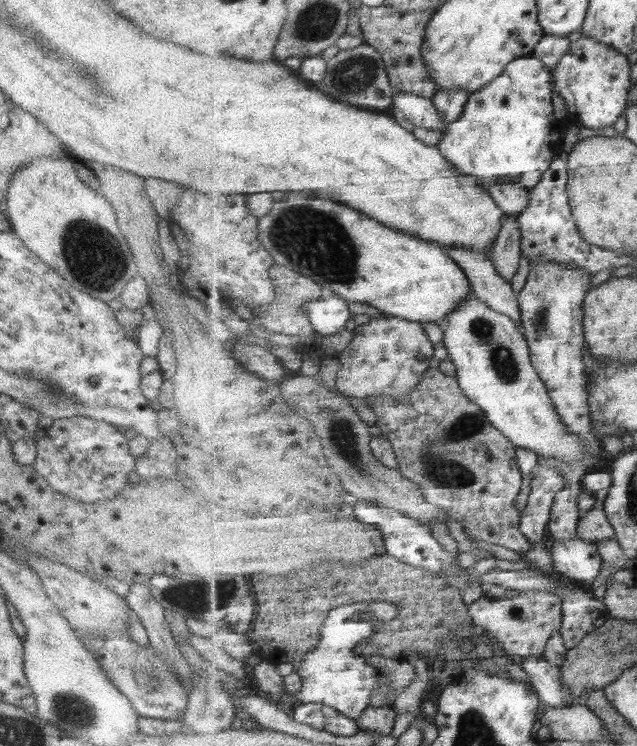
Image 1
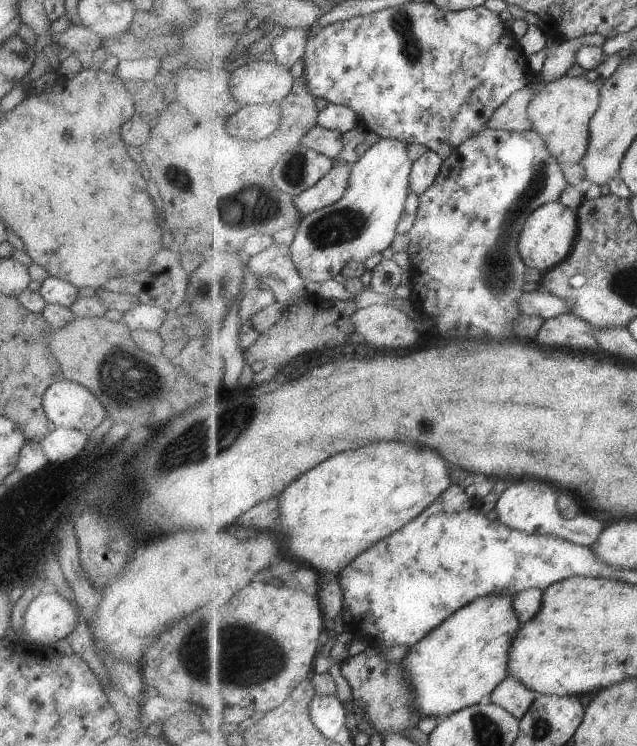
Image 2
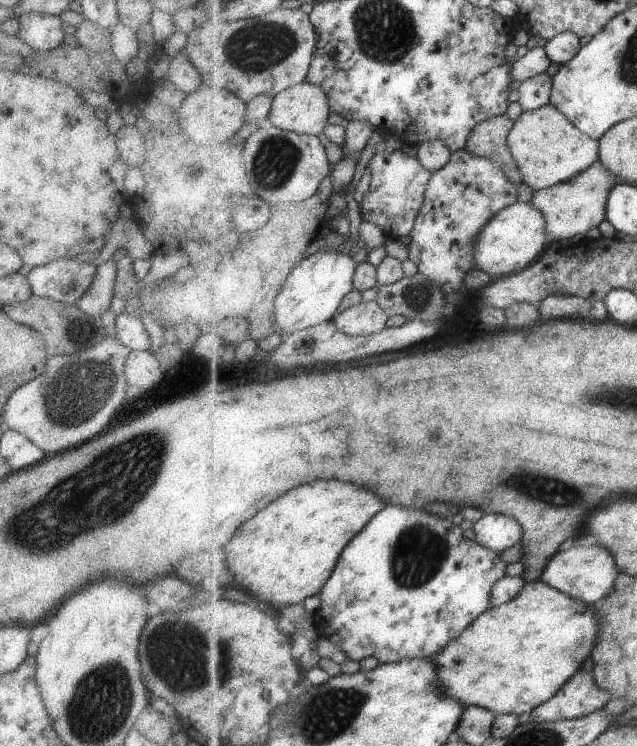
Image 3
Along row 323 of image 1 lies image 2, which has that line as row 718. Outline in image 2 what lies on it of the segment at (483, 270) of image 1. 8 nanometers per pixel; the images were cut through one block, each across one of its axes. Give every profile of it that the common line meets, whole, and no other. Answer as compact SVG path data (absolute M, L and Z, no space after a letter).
M508 676L492 692L490 700L497 706L501 705L505 710L509 710L519 720L529 712L529 708L540 695L537 691L527 688L519 678Z

